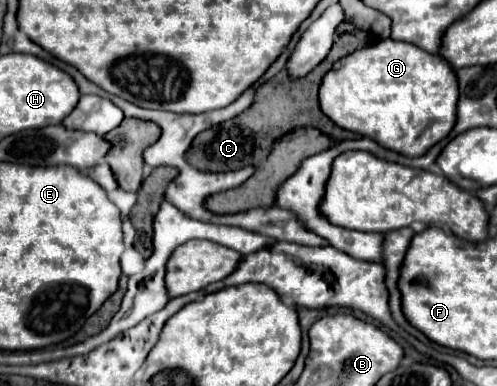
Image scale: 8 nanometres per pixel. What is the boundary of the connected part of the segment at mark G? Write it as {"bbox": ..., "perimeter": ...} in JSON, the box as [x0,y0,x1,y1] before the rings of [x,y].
{"bbox":[319,39,457,157],"perimeter":[[[381,39],[375,45],[353,51],[339,59],[323,77],[319,85],[321,111],[341,129],[375,139],[385,149],[405,157],[421,157],[431,145],[445,139],[455,123],[457,107],[457,79],[455,71],[437,55],[421,51],[411,43]]]}

